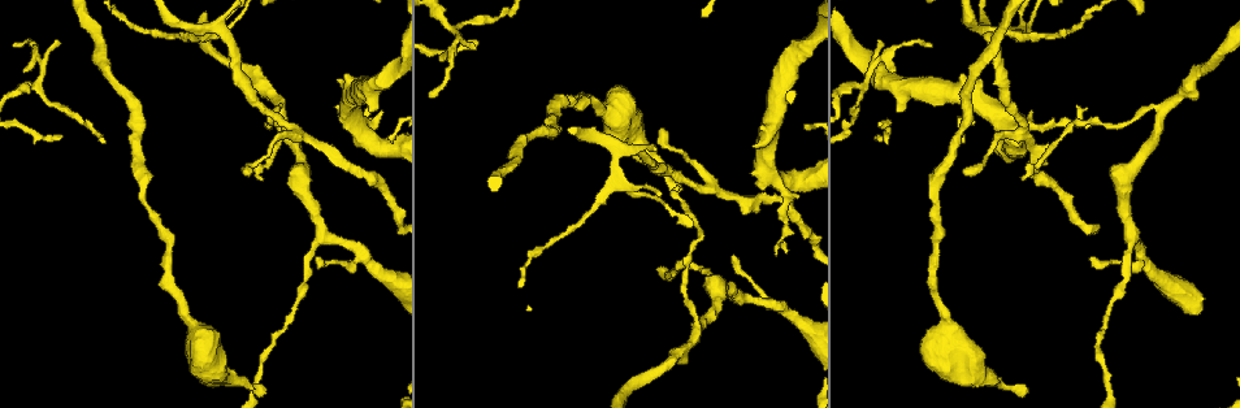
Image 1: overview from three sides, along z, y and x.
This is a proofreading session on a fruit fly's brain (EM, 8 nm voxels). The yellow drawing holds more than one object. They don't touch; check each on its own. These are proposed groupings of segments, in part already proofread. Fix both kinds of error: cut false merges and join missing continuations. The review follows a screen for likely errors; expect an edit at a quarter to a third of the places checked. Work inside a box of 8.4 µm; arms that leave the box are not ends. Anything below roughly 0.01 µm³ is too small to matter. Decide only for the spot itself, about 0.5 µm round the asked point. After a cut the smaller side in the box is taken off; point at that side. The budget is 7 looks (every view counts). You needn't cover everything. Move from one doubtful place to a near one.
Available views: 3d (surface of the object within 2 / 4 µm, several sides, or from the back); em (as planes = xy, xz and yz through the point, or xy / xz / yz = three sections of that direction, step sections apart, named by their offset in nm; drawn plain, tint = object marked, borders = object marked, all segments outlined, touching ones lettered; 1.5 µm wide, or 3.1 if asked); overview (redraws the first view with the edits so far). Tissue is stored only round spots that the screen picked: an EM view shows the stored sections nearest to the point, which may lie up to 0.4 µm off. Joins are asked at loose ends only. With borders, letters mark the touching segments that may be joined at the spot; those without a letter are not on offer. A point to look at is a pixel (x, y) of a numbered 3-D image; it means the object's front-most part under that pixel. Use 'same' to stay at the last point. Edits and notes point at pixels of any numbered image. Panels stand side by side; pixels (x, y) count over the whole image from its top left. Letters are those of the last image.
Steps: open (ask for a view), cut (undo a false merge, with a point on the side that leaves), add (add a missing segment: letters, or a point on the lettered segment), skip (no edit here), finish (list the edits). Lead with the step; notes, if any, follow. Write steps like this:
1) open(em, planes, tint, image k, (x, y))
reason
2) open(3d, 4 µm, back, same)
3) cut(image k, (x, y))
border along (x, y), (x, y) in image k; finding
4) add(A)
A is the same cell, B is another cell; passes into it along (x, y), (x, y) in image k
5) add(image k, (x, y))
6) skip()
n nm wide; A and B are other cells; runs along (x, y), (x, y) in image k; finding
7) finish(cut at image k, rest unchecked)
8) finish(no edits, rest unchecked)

open(3d, 4 µm, image 1, (261, 178))
end of a long branch

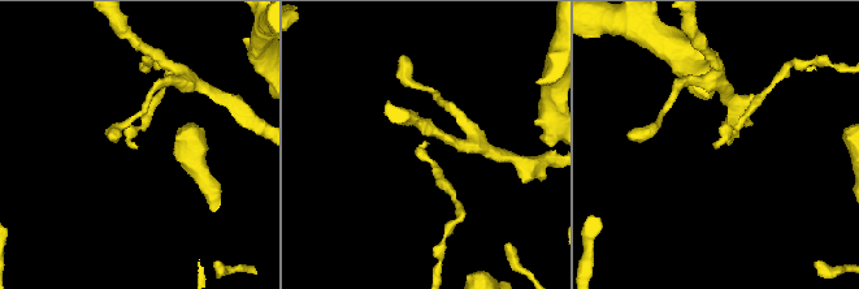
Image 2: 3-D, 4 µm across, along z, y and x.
open(em, xz, step 4, borders, image 2, (137, 148))

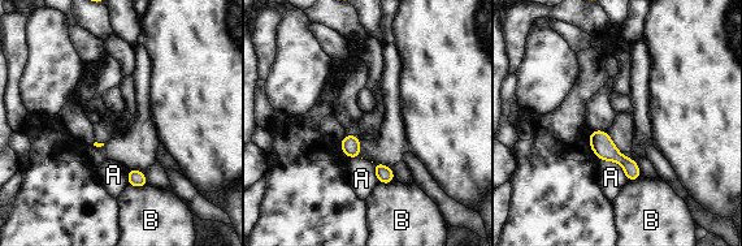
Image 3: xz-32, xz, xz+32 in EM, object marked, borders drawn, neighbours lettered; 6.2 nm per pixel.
skip()
A and B are other cells; border along (601, 159), (616, 162), (629, 181) in image 3; no lettered segment goes on from it

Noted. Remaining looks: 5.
open(3d, 4 µm, image 1, (316, 259))
thin end

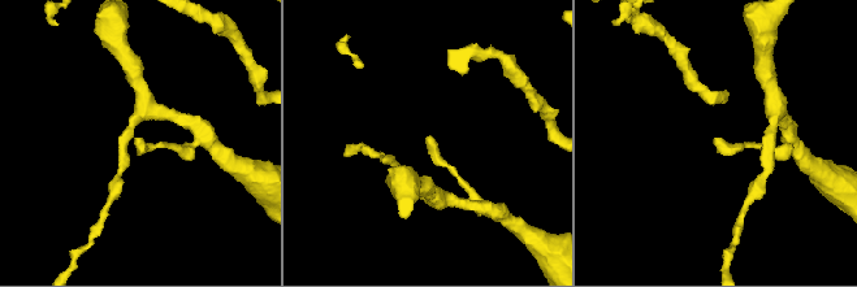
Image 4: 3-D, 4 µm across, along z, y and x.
open(em, planes, borders, image 4, (431, 135))
now the EM

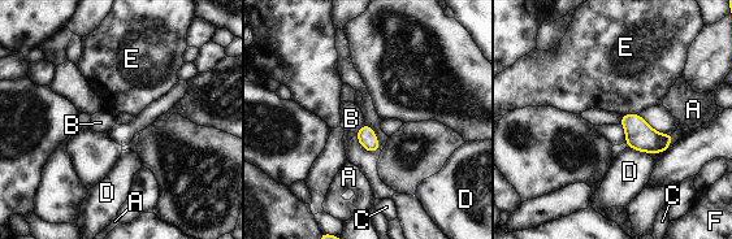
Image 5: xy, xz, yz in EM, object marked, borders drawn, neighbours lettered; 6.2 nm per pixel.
skip()
A, B, C, D, E and F are other cells; border along (364, 122), (355, 133) in image 5; none of them fits

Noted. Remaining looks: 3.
open(em, yz, step 8, borders, image 1, (59, 44))
thin end

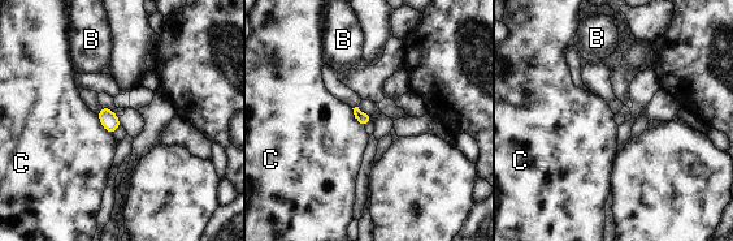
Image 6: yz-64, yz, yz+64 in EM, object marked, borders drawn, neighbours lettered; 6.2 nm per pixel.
open(em, planes, borders, same)

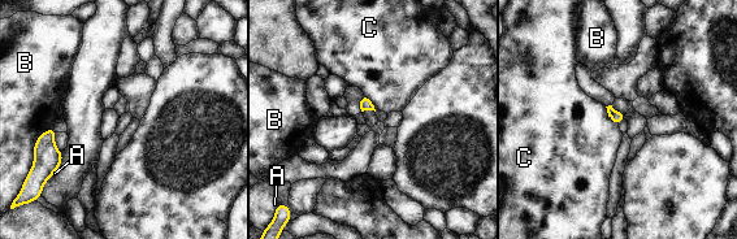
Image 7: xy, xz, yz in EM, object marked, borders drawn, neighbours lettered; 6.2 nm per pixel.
skip()
C touches over 150 nm; A, B and C are other cells; no lettered segment goes on from it

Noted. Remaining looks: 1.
finish(no edits, rest unchecked)

